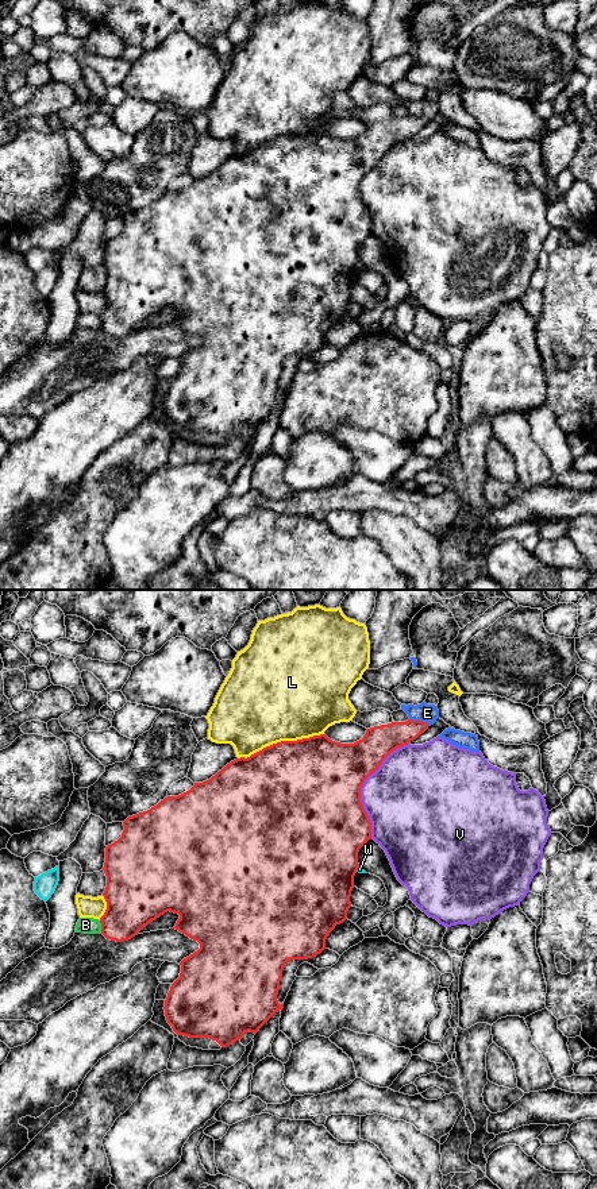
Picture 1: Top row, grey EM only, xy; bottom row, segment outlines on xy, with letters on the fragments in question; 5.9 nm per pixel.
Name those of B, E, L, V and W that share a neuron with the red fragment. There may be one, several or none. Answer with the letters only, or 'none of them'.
none of them

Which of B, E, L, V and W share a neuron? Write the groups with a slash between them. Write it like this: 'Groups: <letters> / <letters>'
Groups: B / E / L / V / W

